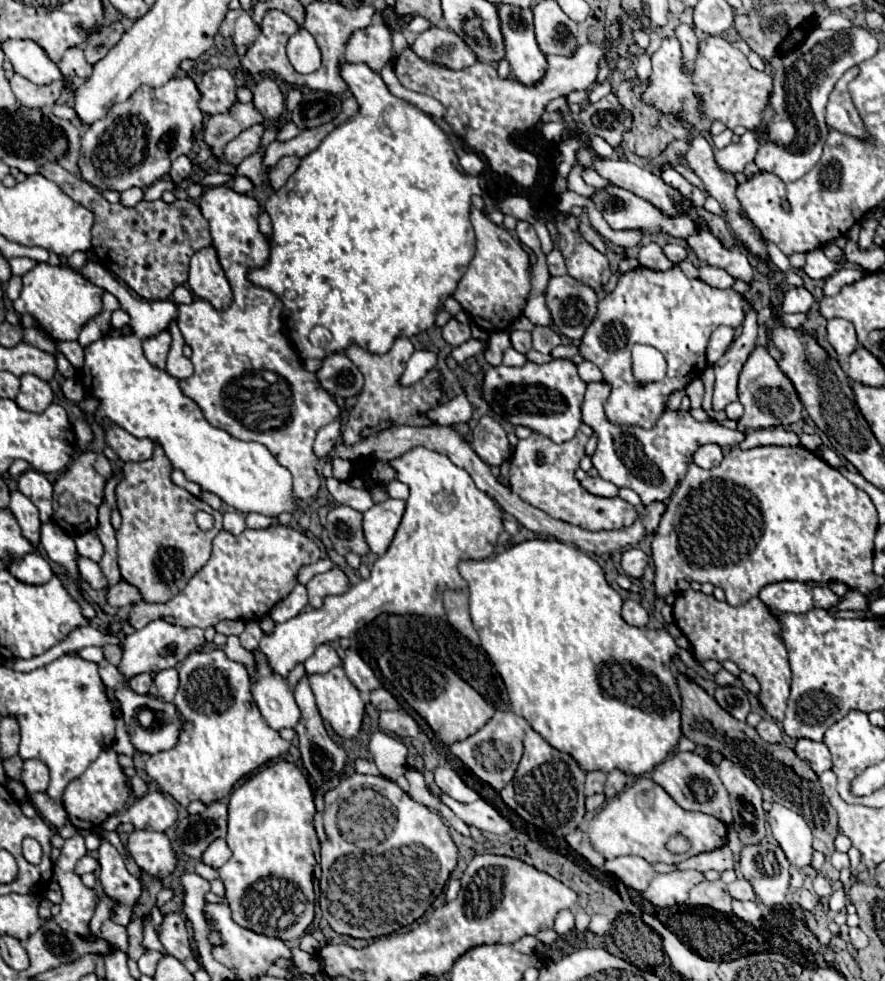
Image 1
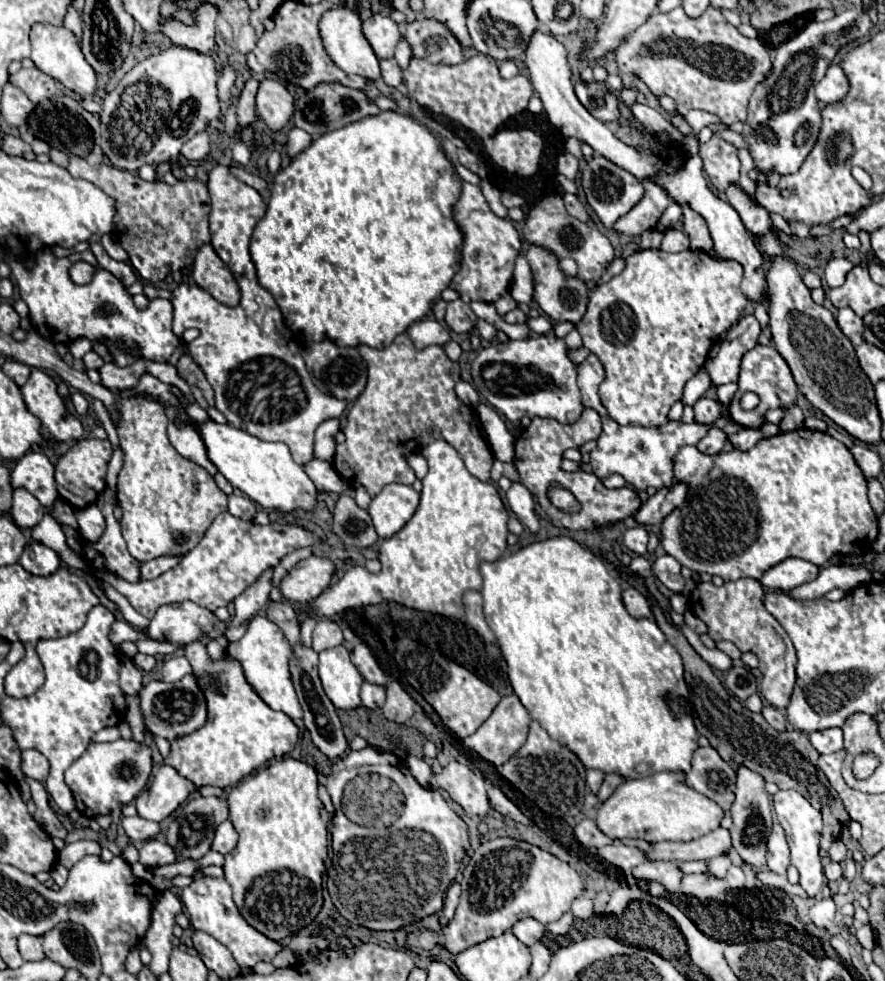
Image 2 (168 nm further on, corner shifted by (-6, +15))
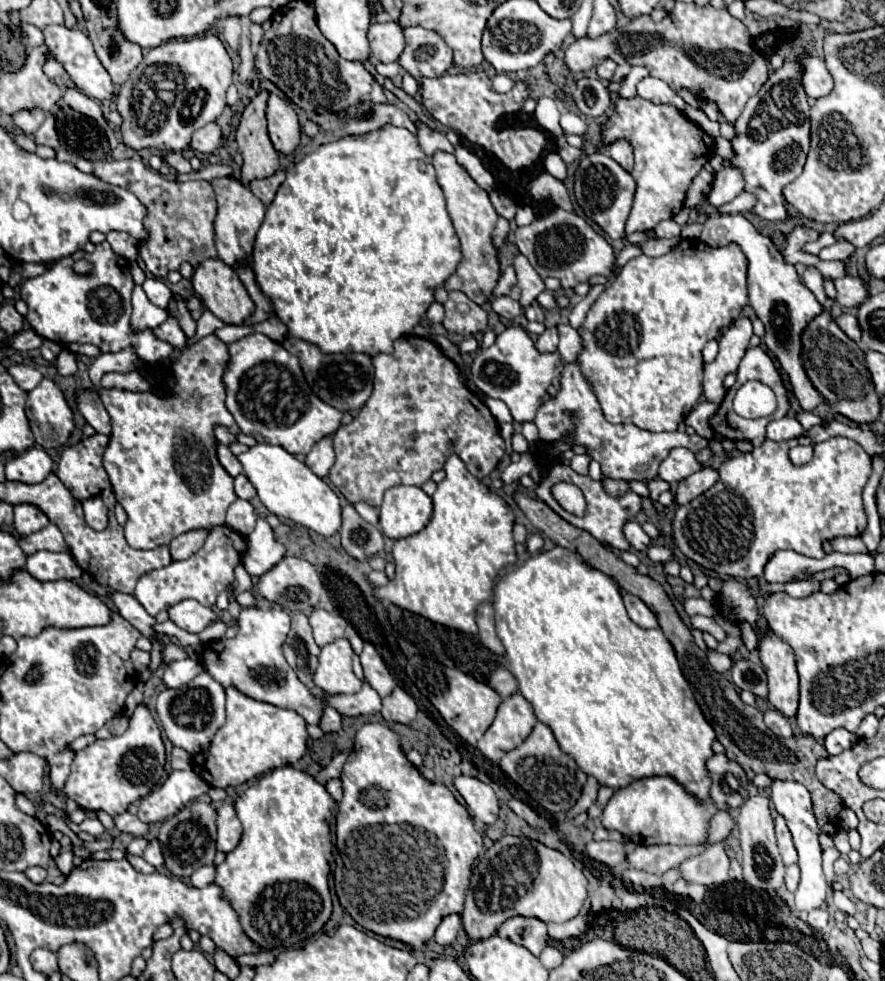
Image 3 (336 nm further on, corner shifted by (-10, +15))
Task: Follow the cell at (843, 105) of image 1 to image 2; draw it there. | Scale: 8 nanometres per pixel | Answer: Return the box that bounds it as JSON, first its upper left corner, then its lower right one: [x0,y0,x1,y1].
[816,65,850,103]

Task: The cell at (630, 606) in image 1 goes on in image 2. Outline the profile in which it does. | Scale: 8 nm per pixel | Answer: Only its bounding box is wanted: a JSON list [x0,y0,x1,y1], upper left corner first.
[622,587,654,619]

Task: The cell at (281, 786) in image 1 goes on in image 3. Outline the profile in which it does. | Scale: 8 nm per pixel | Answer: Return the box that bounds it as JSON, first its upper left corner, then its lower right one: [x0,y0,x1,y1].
[214,767,336,951]

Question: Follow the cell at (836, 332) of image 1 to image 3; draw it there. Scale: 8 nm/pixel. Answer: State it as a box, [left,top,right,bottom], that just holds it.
[836,315,860,343]

